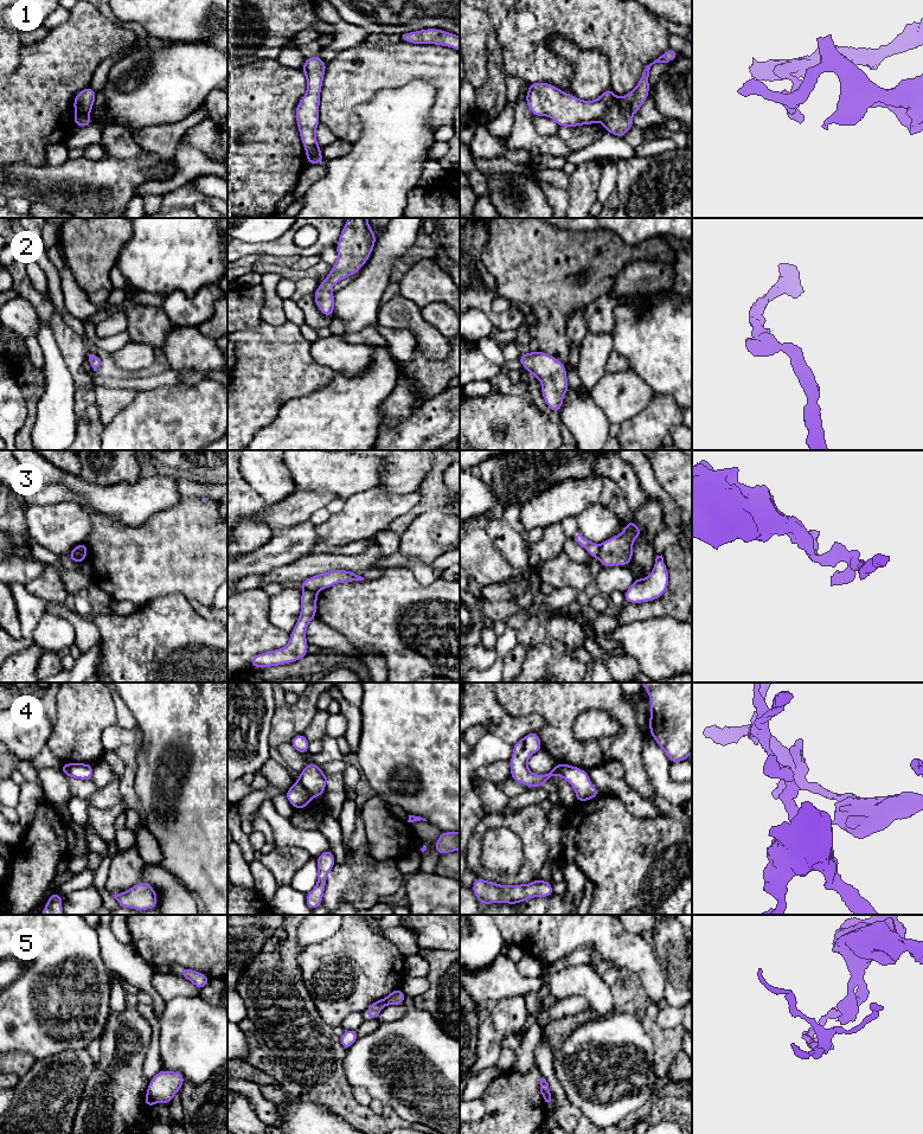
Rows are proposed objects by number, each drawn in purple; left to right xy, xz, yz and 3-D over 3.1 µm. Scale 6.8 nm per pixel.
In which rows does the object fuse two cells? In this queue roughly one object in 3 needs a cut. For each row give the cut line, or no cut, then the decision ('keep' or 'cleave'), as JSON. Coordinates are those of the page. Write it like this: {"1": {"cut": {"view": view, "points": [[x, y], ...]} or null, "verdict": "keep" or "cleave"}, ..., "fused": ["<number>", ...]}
{"1": {"cut": {"view": "yz", "points": [[621, 98], [633, 113]]}, "verdict": "cleave"}, "2": {"cut": null, "verdict": "keep"}, "3": {"cut": {"view": "xz", "points": [[303, 588], [315, 593]]}, "verdict": "cleave"}, "4": {"cut": {"view": "xz", "points": [[297, 780], [312, 796]]}, "verdict": "cleave"}, "5": {"cut": {"view": "xy", "points": [[147, 1093], [154, 1102]]}, "verdict": "cleave"}, "fused": ["1", "3", "4", "5"]}

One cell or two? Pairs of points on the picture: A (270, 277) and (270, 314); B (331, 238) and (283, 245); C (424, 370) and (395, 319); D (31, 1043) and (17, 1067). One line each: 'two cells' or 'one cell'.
A: one cell
B: one cell
C: two cells
D: two cells

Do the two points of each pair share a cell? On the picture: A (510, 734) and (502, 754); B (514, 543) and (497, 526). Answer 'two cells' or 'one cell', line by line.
A: two cells
B: one cell

